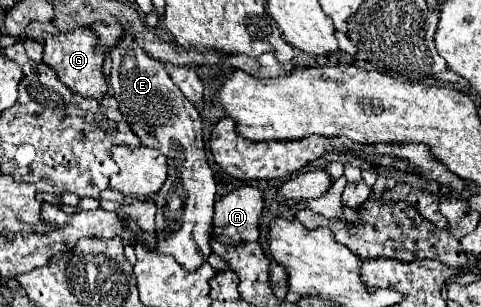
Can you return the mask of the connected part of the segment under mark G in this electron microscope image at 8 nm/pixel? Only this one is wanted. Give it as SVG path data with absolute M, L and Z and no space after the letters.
M74 28L68 32L58 32L58 34L46 34L44 42L44 64L54 68L60 76L60 80L80 96L88 98L102 98L102 94L108 90L106 78L102 74L102 62L104 62L104 52L96 48L96 34L92 28Z

